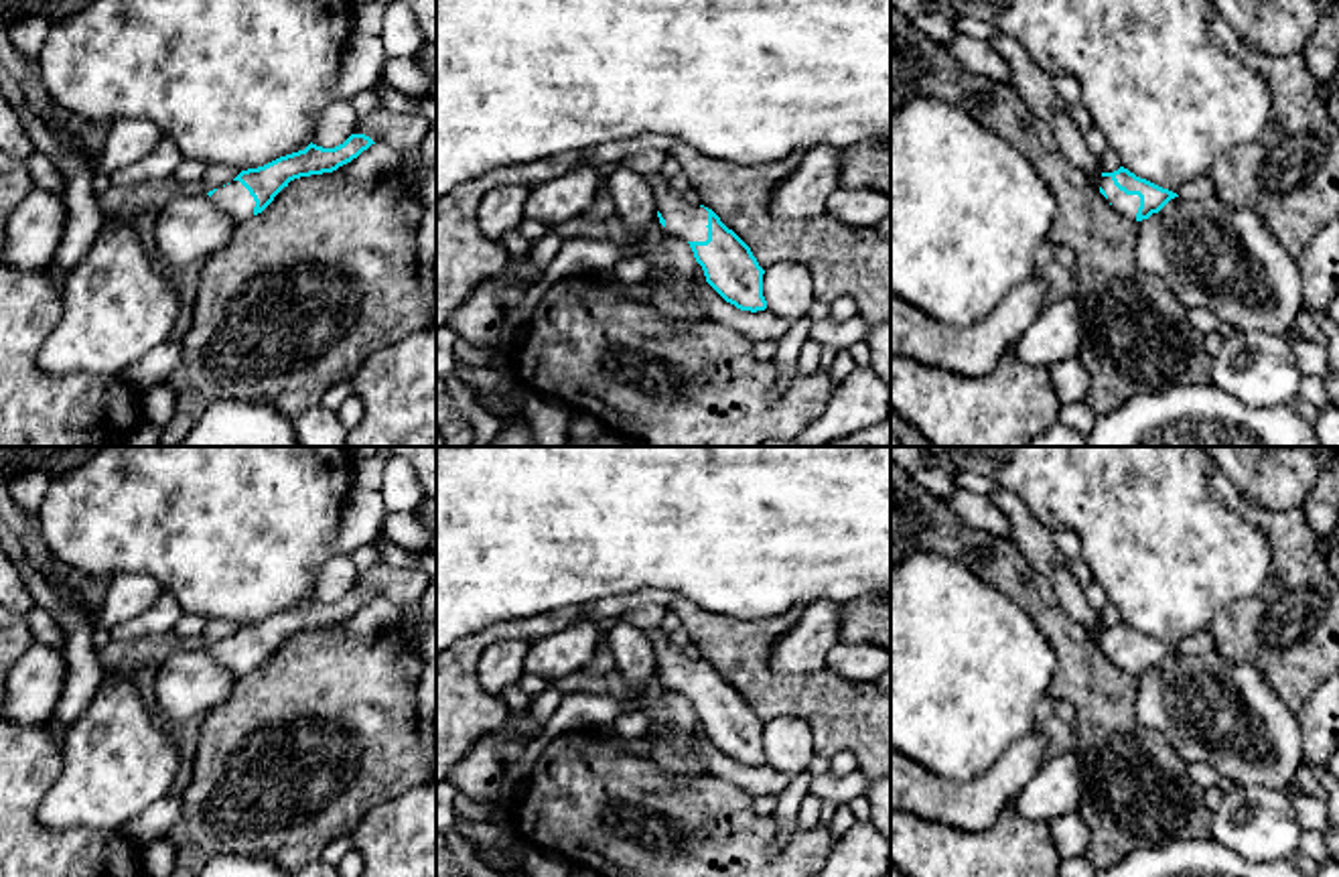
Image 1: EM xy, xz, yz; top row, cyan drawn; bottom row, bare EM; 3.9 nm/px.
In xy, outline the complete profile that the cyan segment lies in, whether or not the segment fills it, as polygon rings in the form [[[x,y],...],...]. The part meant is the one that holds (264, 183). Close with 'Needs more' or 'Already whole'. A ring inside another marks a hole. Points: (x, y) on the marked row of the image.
[[[351,134],[335,148],[308,144],[304,150],[280,156],[264,166],[241,171],[231,183],[207,195],[225,213],[243,221],[262,213],[290,181],[333,173],[375,144],[365,134]]]. Needs more

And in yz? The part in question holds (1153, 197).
[[[1124,166],[1114,173],[1102,173],[1100,193],[1118,213],[1136,221],[1148,219],[1152,213],[1158,213],[1171,199],[1179,197],[1169,189],[1136,177]]]. Needs more

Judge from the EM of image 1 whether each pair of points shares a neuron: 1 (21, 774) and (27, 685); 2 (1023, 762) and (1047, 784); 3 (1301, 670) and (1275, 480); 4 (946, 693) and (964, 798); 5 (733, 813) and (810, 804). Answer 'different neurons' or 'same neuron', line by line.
1: different neurons
2: different neurons
3: different neurons
4: different neurons
5: different neurons

